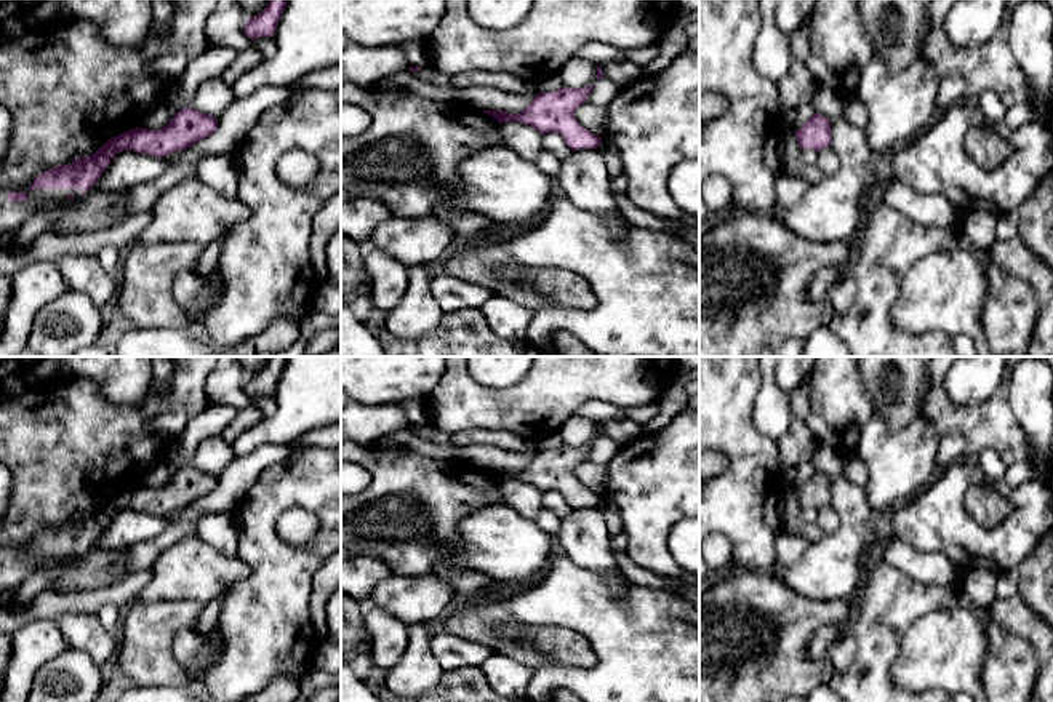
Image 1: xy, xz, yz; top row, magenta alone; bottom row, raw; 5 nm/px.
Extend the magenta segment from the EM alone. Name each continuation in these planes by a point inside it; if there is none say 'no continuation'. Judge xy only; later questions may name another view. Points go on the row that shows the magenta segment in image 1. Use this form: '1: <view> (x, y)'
1: xy (12, 213)

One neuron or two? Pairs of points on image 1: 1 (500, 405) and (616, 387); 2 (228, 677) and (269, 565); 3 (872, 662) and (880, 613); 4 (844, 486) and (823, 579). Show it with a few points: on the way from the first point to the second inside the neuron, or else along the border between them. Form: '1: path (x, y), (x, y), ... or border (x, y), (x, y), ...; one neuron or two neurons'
1: path (528, 405), (540, 405), (557, 387), (588, 387); one neuron
2: path (229, 650), (269, 608), (269, 592); one neuron
3: path (877, 650), (880, 626); one neuron
4: path (848, 509), (848, 544), (836, 557); one neuron

